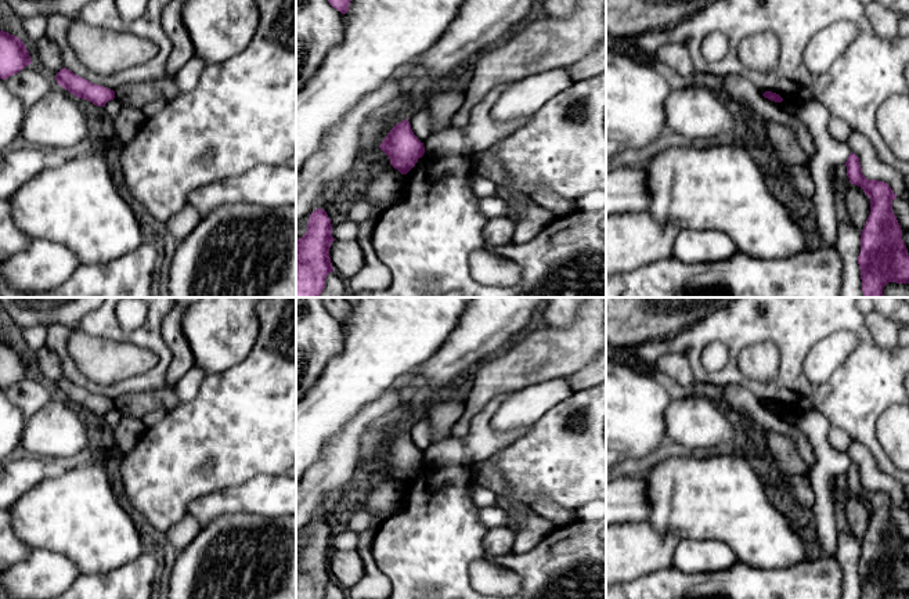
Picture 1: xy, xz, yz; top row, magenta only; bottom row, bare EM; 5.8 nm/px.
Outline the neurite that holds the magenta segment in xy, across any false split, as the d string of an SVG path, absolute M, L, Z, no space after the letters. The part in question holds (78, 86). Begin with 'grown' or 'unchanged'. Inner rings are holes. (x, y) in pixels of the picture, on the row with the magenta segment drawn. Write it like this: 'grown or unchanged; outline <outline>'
unchanged; outline M62 68L57 76L57 83L68 90L71 94L76 95L77 98L87 100L93 102L97 107L105 107L105 104L115 98L115 91L94 84L77 75L75 75L72 71Z

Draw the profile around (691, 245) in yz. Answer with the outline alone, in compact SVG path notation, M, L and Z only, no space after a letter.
M679 230L672 256L683 263L725 261L737 252L735 242L715 230Z

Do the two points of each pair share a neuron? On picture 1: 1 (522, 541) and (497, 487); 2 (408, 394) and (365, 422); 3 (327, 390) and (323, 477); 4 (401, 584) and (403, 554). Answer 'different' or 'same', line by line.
1: same
2: different
3: different
4: same

